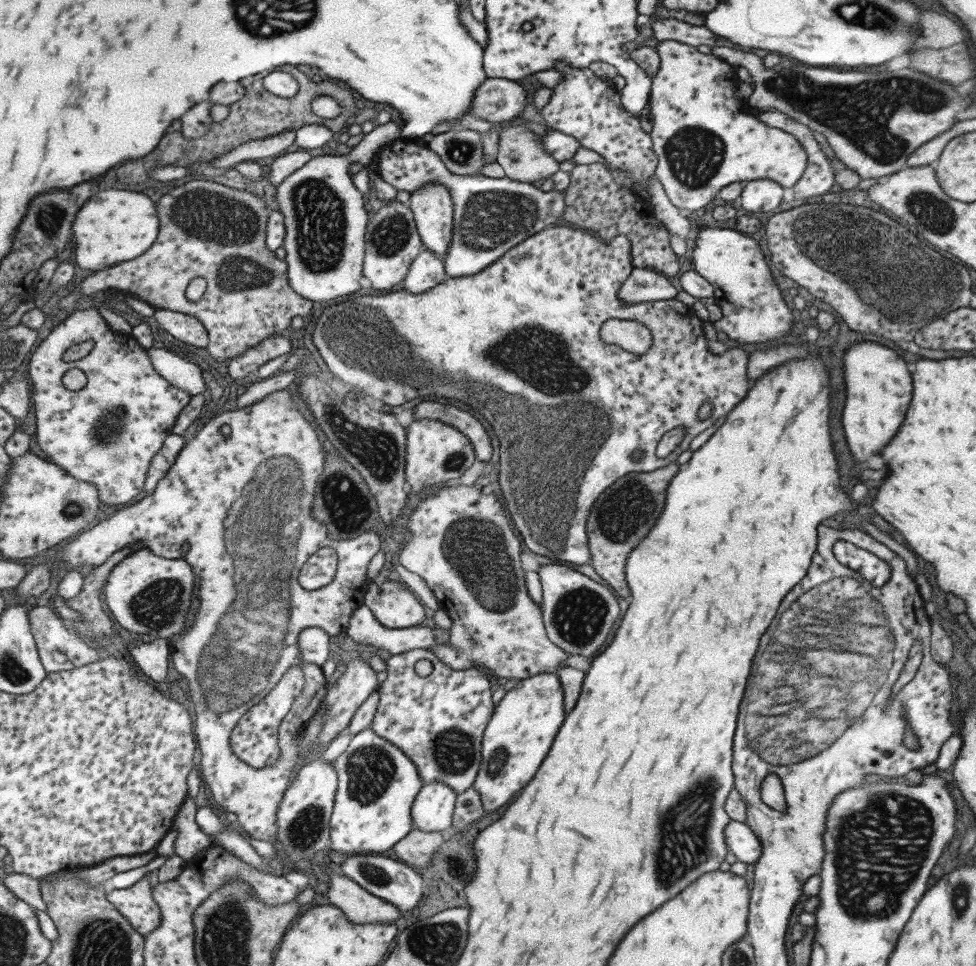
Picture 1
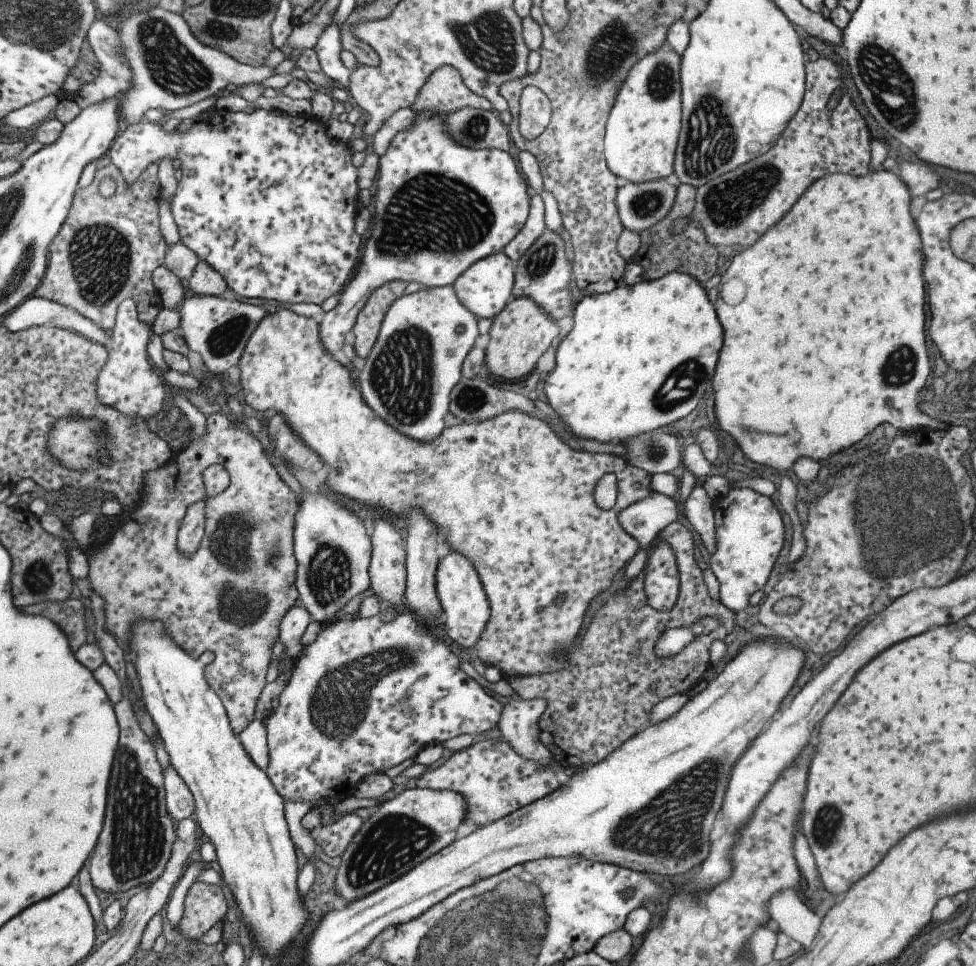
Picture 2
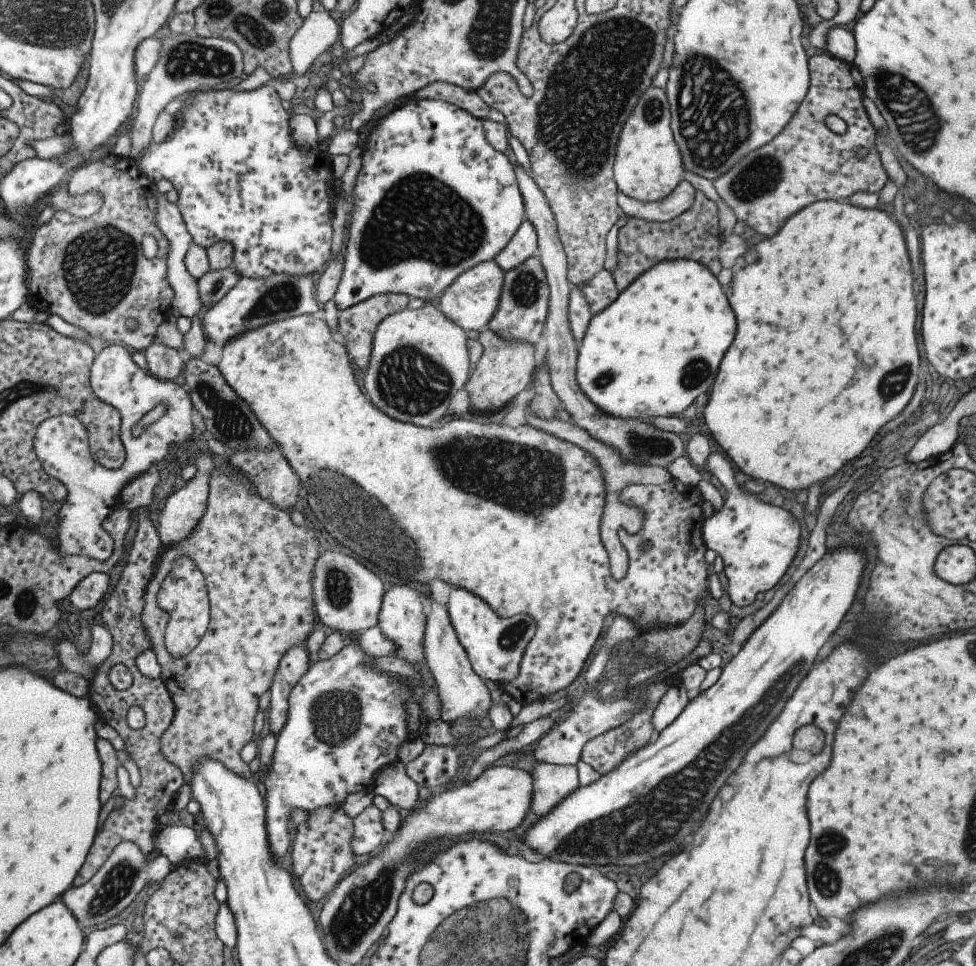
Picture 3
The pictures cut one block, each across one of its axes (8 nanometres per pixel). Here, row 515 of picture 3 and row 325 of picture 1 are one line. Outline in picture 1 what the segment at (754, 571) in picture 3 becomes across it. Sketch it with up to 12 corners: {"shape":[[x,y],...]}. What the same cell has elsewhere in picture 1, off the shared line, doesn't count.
{"shape":[[697,226],[691,264],[739,344],[793,326],[755,240]]}

